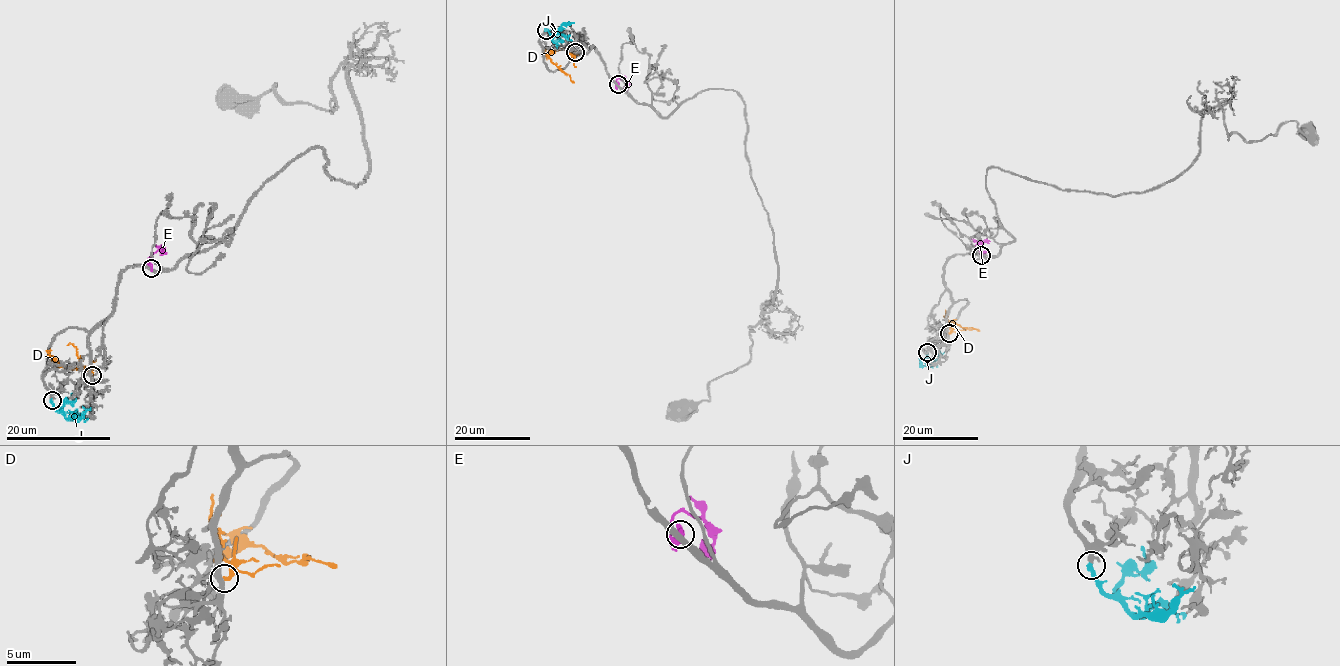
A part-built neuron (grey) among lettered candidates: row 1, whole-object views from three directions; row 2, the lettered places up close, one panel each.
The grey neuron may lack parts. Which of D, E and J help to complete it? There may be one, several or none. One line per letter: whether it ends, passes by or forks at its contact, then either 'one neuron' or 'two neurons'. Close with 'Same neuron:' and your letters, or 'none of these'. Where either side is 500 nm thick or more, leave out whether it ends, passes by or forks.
D: it ends | two neurons
E: two neurons
J: it ends | one neuron
Same neuron: J

